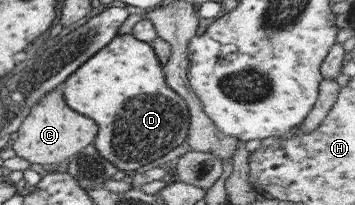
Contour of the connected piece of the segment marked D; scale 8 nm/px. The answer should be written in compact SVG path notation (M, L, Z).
M117 34L104 48L98 50L98 54L86 59L84 68L78 66L78 70L74 70L74 74L62 82L60 92L66 106L74 113L96 122L98 134L93 142L96 152L118 171L125 173L126 170L136 170L164 156L184 140L182 136L188 136L190 116L186 104L166 86L161 67L149 43L139 41L130 34Z

